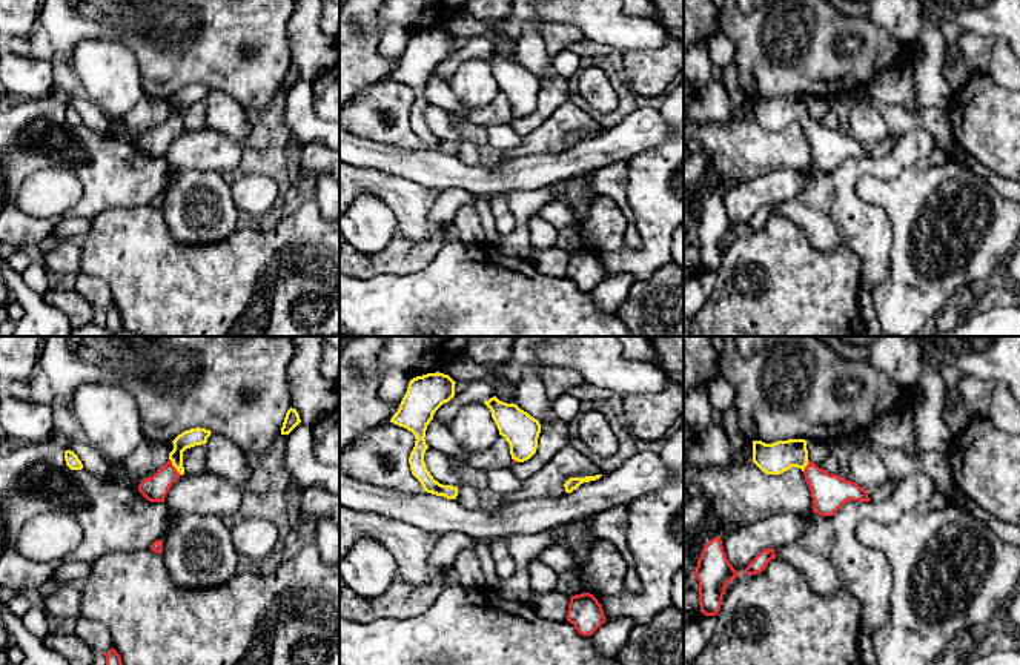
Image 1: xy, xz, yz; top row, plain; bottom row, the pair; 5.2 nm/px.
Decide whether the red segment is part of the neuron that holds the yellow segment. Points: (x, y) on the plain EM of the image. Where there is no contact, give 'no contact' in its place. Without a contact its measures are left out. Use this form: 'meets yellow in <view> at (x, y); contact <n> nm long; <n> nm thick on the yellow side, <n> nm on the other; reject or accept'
meets yellow in xy at (174, 122); contact 110 nm long; 100 nm thick on the yellow side, 140 nm on the other; accept

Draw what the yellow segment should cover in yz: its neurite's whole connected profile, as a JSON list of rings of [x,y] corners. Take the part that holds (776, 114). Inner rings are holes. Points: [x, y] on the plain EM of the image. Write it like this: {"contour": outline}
{"contour": [[[805,95],[765,100],[753,97],[753,118],[767,131],[780,131],[791,123],[803,127],[813,154],[813,167],[833,172],[845,158],[869,158],[868,147],[839,131],[830,131],[808,115]]]}

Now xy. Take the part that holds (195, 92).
{"contour": [[[197,83],[178,91],[172,97],[174,106],[169,109],[169,117],[154,132],[143,135],[138,147],[151,158],[164,158],[171,141],[184,131],[183,108],[206,100],[210,89],[210,86]]]}

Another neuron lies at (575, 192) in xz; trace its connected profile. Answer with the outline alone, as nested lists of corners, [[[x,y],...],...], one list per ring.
[[[582,174],[565,180],[555,194],[556,201],[564,201],[573,209],[579,223],[587,218],[590,206],[596,198],[596,195],[588,190],[591,177],[593,174]]]

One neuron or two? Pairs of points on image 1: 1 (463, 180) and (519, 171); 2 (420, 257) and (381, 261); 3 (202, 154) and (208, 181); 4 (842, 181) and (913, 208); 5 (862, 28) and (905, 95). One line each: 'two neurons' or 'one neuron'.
1: one neuron
2: one neuron
3: two neurons
4: two neurons
5: two neurons

